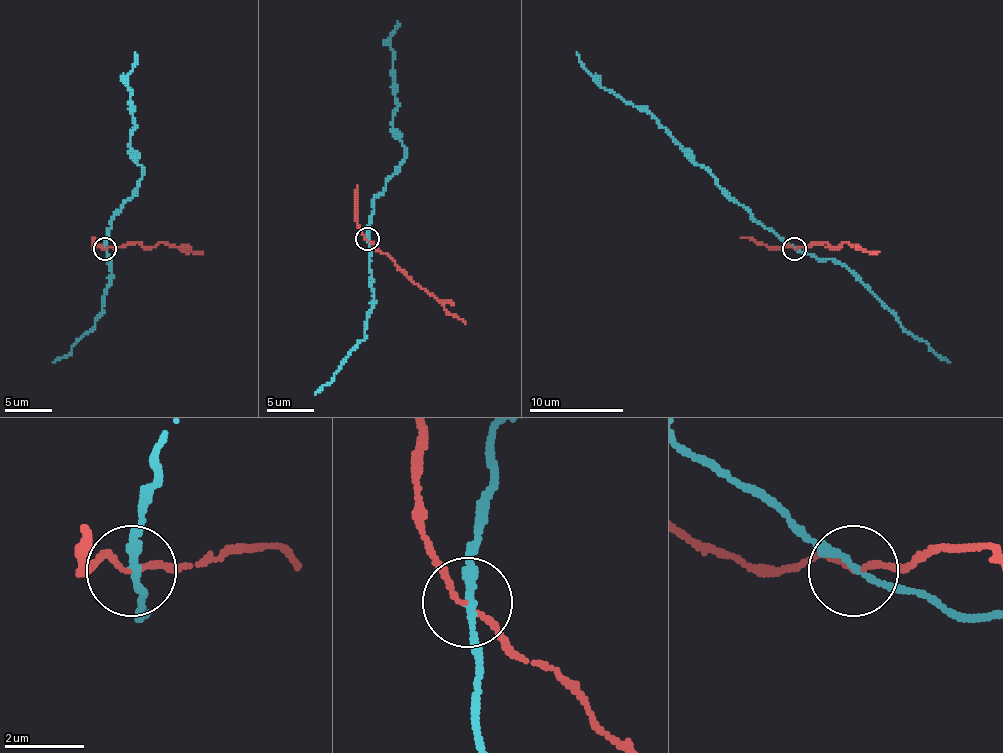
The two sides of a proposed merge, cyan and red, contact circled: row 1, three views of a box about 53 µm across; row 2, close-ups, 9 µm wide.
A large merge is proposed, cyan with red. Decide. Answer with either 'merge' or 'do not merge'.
do not merge

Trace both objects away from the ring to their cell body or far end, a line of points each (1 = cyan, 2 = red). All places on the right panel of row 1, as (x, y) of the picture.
1: (795, 249), (729, 195), (715, 176), (701, 167), (649, 113), (602, 87), (583, 66), (576, 52)
2: (795, 249), (816, 242), (839, 247), (849, 242), (867, 252), (879, 252)

